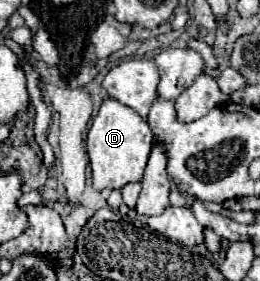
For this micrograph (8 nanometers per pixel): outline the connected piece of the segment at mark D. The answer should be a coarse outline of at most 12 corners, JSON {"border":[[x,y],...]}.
{"border":[[108,97],[86,137],[94,189],[140,181],[146,119]]}

